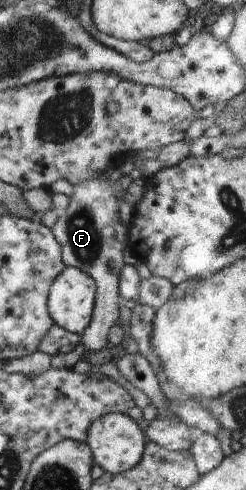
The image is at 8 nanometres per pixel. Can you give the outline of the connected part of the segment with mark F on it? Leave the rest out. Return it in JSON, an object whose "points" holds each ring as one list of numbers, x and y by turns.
{"points":[[92,178,81,184,73,184,69,206,59,214,52,227,59,243,62,260,66,266,84,271,96,283,96,298,90,324,82,334,85,352,108,347,108,331,122,319,124,311,117,305,119,272,124,266,124,250,127,248,128,231,121,224,118,199,123,199,125,188,117,182]]}

